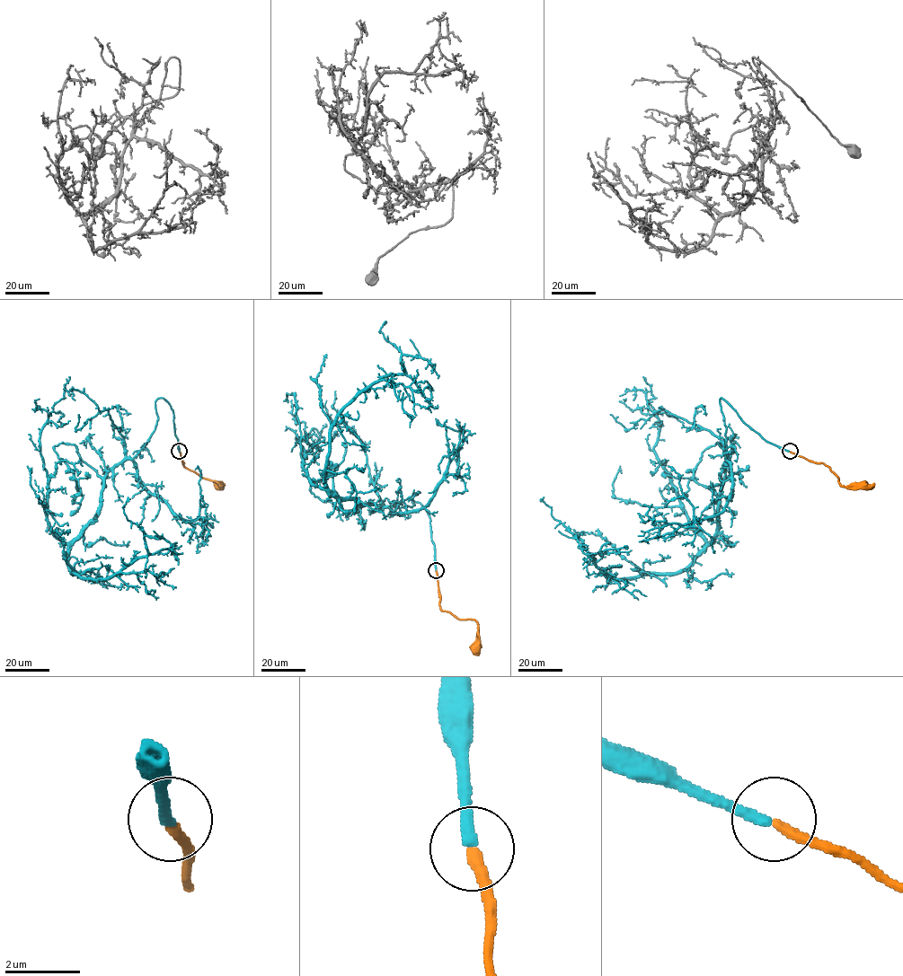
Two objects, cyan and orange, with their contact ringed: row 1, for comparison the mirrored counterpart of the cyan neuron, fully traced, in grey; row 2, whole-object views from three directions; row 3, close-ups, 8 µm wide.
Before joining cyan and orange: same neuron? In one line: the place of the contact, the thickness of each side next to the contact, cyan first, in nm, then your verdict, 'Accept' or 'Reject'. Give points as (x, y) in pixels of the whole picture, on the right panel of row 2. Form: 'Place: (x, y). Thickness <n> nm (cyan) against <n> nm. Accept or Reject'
Place: (790, 451). Thickness 320 nm (cyan) against 280 nm. Accept

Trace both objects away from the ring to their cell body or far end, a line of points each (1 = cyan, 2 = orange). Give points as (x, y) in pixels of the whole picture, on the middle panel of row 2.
1: (436, 570), (420, 503), (364, 505), (327, 488), (335, 417), (404, 372), (385, 321)
2: (436, 570), (440, 609), (459, 619), (474, 619), (477, 622), (477, 652), (474, 655)

